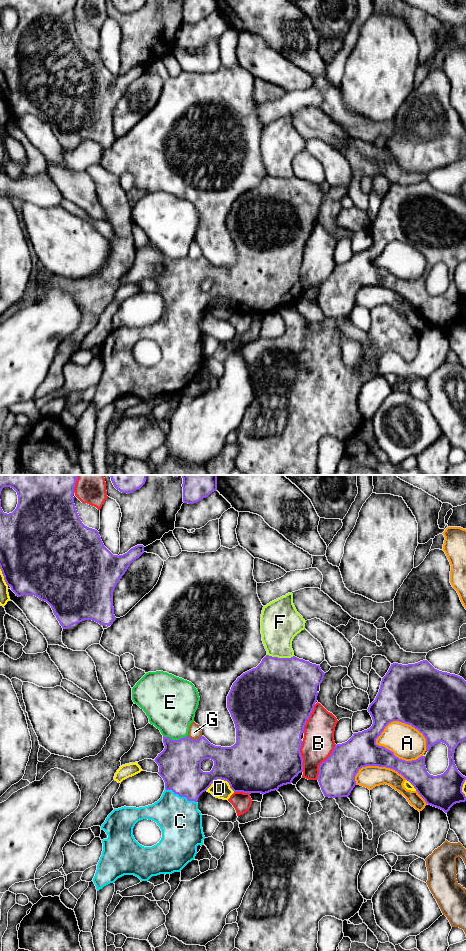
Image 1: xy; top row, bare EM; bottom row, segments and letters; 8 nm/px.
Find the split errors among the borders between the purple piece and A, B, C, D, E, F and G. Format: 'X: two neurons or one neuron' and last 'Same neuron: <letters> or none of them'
A: two neurons
B: two neurons
C: one neuron
D: two neurons
E: two neurons
F: two neurons
G: two neurons
Same neuron: C

